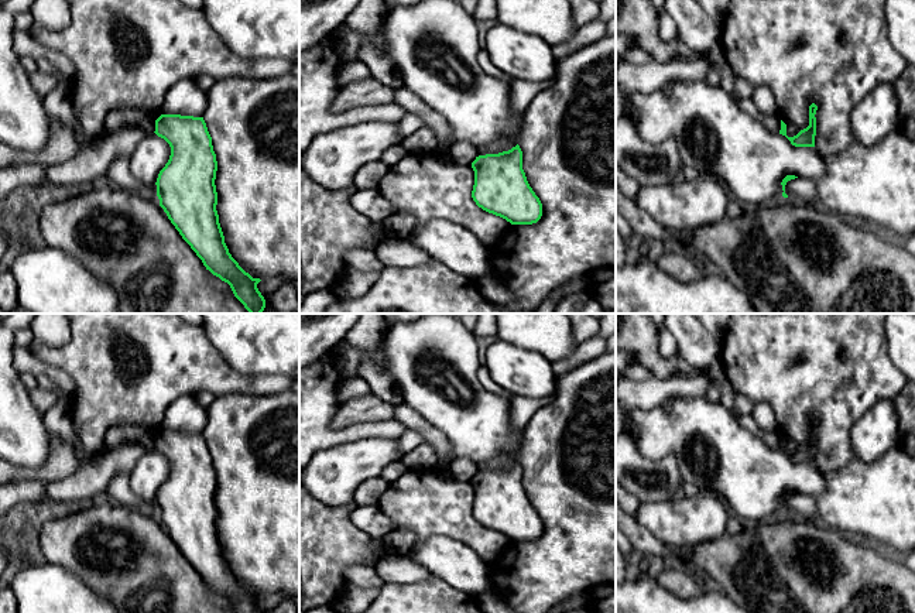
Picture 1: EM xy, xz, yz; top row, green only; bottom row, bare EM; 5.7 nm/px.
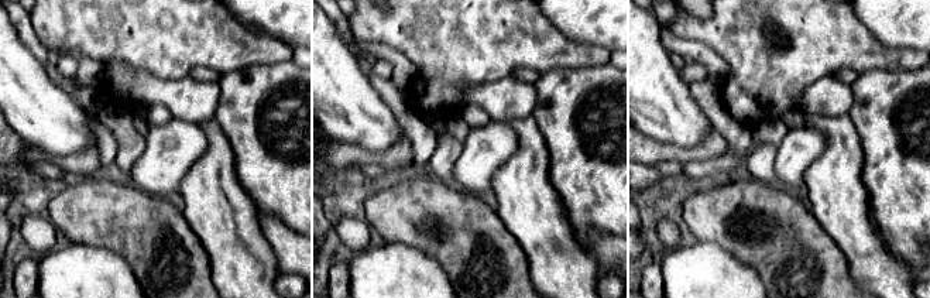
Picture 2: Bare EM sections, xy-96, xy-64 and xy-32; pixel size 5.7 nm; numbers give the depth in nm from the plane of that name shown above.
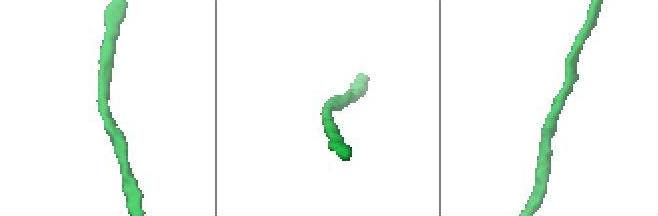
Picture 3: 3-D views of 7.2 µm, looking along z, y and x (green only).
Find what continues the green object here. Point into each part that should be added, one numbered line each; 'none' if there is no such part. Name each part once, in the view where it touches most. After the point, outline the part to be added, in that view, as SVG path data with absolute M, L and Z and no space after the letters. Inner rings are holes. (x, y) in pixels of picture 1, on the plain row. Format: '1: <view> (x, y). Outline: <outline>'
none

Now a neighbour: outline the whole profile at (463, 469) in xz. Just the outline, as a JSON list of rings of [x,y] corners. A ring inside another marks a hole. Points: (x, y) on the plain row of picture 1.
[[[458,458],[450,463],[452,475],[462,482],[472,482],[472,479],[480,472],[477,465],[469,458]]]

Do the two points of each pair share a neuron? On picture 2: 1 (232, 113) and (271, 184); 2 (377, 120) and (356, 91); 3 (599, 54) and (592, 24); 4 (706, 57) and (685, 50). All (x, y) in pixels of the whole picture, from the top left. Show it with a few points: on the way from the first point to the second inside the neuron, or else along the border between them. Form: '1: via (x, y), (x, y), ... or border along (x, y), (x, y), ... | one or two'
1: via (249, 130), (271, 163), (271, 167) | one
2: via (370, 113), (356, 98) | one
3: border along (566, 36), (575, 41), (600, 45), (610, 52) | two
4: via (700, 52), (690, 50) | one

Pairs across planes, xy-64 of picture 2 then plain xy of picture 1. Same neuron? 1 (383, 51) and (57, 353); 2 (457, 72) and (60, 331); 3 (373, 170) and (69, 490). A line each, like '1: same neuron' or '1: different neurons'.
1: different neurons
2: different neurons
3: same neuron

